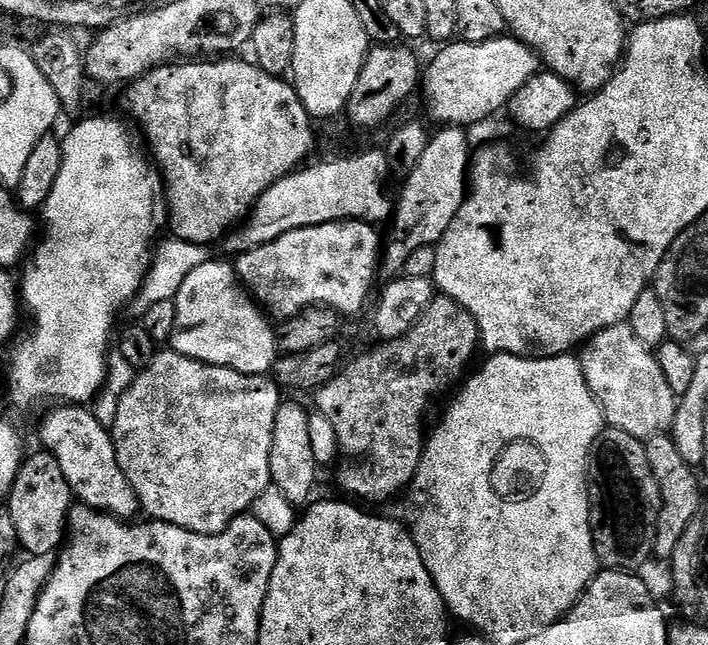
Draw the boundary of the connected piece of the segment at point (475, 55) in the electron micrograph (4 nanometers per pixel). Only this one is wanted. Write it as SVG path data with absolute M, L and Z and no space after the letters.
M501 34L496 39L469 44L465 42L448 42L436 56L432 65L427 65L422 76L422 96L424 104L428 107L428 116L437 120L440 126L469 126L480 124L483 120L491 118L495 112L500 112L511 105L514 94L530 82L532 76L541 71L542 61L528 45L508 34Z

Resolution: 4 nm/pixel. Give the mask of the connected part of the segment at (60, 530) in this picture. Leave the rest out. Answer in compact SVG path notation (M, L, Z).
M47 450L39 451L25 459L15 489L6 502L6 511L14 518L14 526L18 526L20 548L26 550L28 556L51 556L65 543L74 507L74 493L66 474L62 474L58 458Z

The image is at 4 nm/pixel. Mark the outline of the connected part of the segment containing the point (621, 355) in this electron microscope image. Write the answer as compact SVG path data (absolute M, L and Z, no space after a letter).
M631 323L615 324L593 336L581 349L580 361L587 385L611 427L641 438L658 436L671 429L678 398L670 390L666 374L662 374L655 351L636 337Z

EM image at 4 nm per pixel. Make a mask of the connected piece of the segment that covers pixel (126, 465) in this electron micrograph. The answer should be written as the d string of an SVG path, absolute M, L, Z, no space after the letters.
M171 350L157 351L156 357L149 362L146 368L141 368L135 373L135 380L125 389L120 398L117 417L110 427L112 441L118 454L118 462L126 474L126 478L131 482L133 490L136 491L136 497L140 499L141 509L145 513L149 512L152 520L162 520L166 524L173 524L198 534L218 534L222 530L226 530L226 526L230 526L230 522L245 515L255 505L260 495L273 487L270 458L274 442L274 426L282 403L280 395L282 395L280 385L267 375L247 376L241 372L235 372L233 368L203 364L201 360L191 360Z

